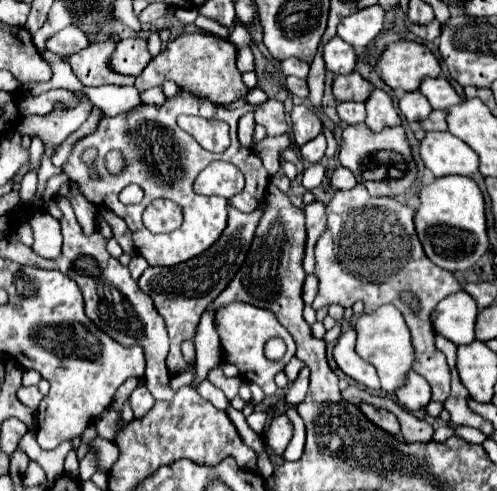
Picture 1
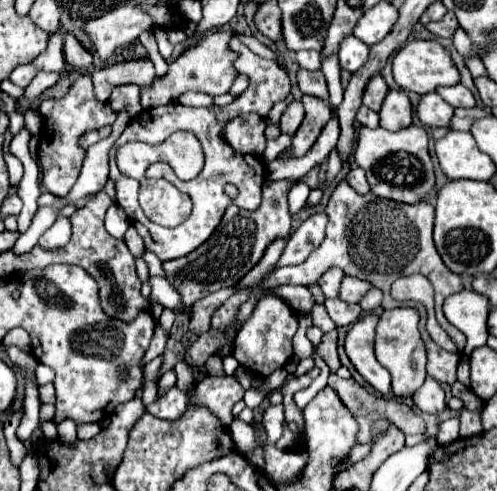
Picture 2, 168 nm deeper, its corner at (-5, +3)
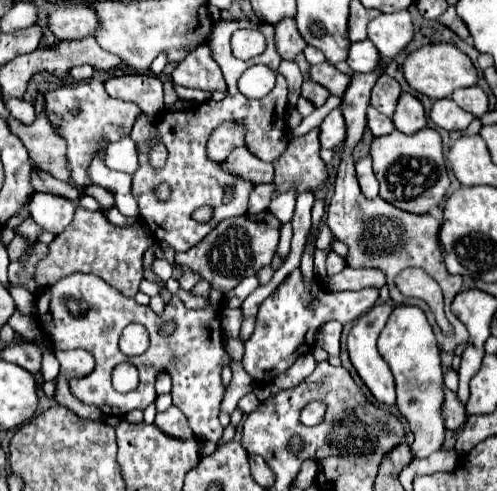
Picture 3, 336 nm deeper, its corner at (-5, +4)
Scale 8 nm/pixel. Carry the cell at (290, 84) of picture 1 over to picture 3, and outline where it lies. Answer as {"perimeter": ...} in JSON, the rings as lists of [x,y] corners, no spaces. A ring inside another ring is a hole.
{"perimeter":[[[324,62],[324,64],[318,64],[318,66],[310,68],[310,80],[322,84],[330,94],[342,96],[346,86],[348,86],[348,82],[350,82],[350,76],[342,74],[340,70],[336,70],[328,62]]]}

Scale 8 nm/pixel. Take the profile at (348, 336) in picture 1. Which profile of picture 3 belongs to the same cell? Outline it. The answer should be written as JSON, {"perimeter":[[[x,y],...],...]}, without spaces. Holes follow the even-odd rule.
{"perimeter":[[[376,304],[372,310],[368,310],[364,316],[360,316],[350,334],[348,334],[348,354],[350,354],[350,360],[356,368],[356,372],[360,374],[360,378],[364,380],[364,384],[370,388],[372,396],[380,402],[380,404],[394,404],[396,402],[396,392],[394,392],[394,378],[392,378],[392,372],[390,368],[386,366],[386,362],[380,358],[378,350],[376,350],[376,340],[380,336],[380,330],[384,328],[390,312],[394,310],[392,304]]]}

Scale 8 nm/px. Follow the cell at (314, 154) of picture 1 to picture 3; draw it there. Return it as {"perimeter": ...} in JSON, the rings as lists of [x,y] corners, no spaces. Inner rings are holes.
{"perimeter":[[[336,108],[324,118],[320,126],[320,146],[334,150],[344,140],[344,136],[346,136],[344,118],[342,118],[342,112]]]}

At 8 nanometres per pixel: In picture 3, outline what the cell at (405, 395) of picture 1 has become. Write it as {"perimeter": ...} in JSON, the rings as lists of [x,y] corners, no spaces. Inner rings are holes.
{"perimeter":[[[444,388],[444,402],[442,402],[442,418],[446,420],[446,428],[456,430],[466,422],[466,410],[458,402],[456,394]]]}

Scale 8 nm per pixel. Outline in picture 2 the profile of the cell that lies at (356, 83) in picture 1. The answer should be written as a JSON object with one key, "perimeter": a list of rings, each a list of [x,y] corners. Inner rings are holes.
{"perimeter":[[[376,75],[370,79],[370,85],[366,87],[366,93],[364,93],[364,105],[370,107],[372,111],[380,111],[382,107],[382,101],[384,97],[388,95],[388,85],[386,81],[382,79],[382,75]]]}

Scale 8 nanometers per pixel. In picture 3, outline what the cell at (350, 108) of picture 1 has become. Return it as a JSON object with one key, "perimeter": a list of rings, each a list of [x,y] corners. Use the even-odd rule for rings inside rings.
{"perimeter":[[[370,106],[368,108],[368,128],[370,128],[370,132],[374,136],[384,136],[384,134],[394,130],[394,124],[392,124],[392,120],[388,116],[382,116],[376,108]]]}

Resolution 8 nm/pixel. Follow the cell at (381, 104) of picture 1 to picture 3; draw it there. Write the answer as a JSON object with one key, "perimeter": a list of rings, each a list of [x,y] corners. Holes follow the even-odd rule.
{"perimeter":[[[402,92],[402,96],[398,98],[398,104],[396,104],[392,122],[404,134],[414,134],[416,130],[424,128],[426,116],[424,116],[424,108],[422,108],[420,100],[408,92]]]}

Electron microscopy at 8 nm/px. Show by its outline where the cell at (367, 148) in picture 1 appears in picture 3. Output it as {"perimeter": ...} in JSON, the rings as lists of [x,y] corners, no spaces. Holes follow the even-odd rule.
{"perimeter":[[[422,128],[414,134],[402,134],[398,130],[372,138],[370,156],[374,176],[380,182],[380,196],[400,210],[426,214],[436,206],[450,186],[446,160],[442,154],[442,138],[434,128]]]}

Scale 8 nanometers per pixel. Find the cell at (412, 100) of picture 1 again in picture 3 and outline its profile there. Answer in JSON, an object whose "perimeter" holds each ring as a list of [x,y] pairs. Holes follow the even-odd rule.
{"perimeter":[[[450,98],[436,100],[430,110],[430,118],[436,126],[440,126],[444,130],[464,130],[474,120],[474,116],[470,116],[470,112],[462,110]]]}

